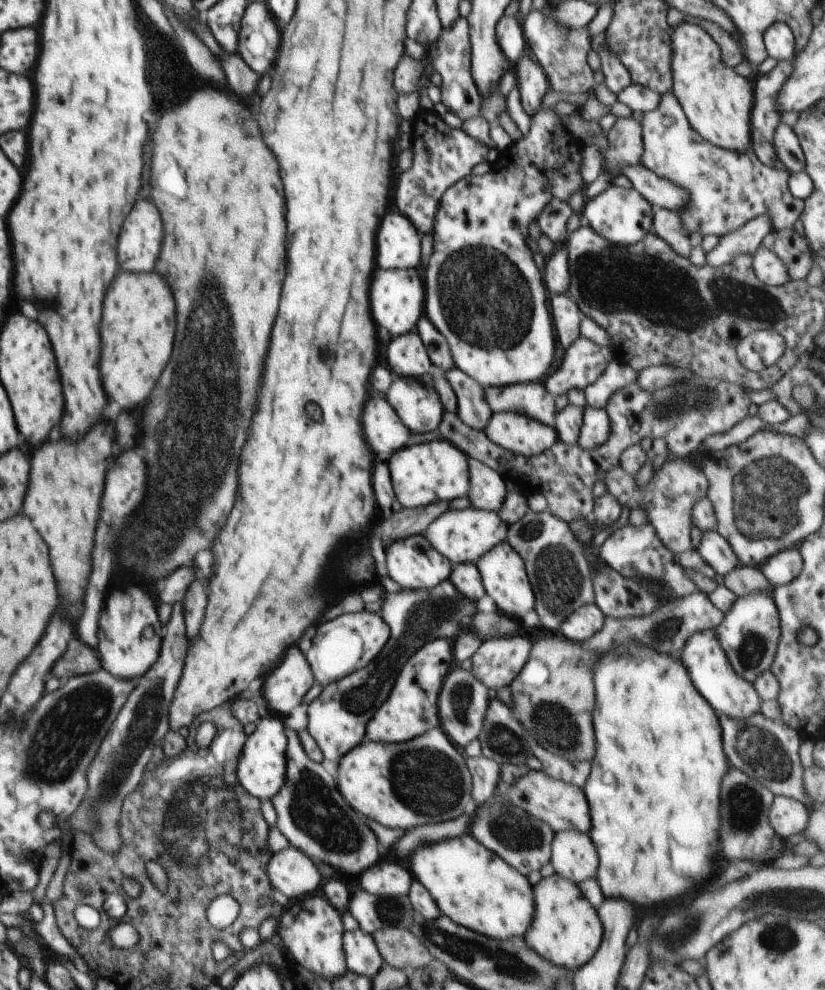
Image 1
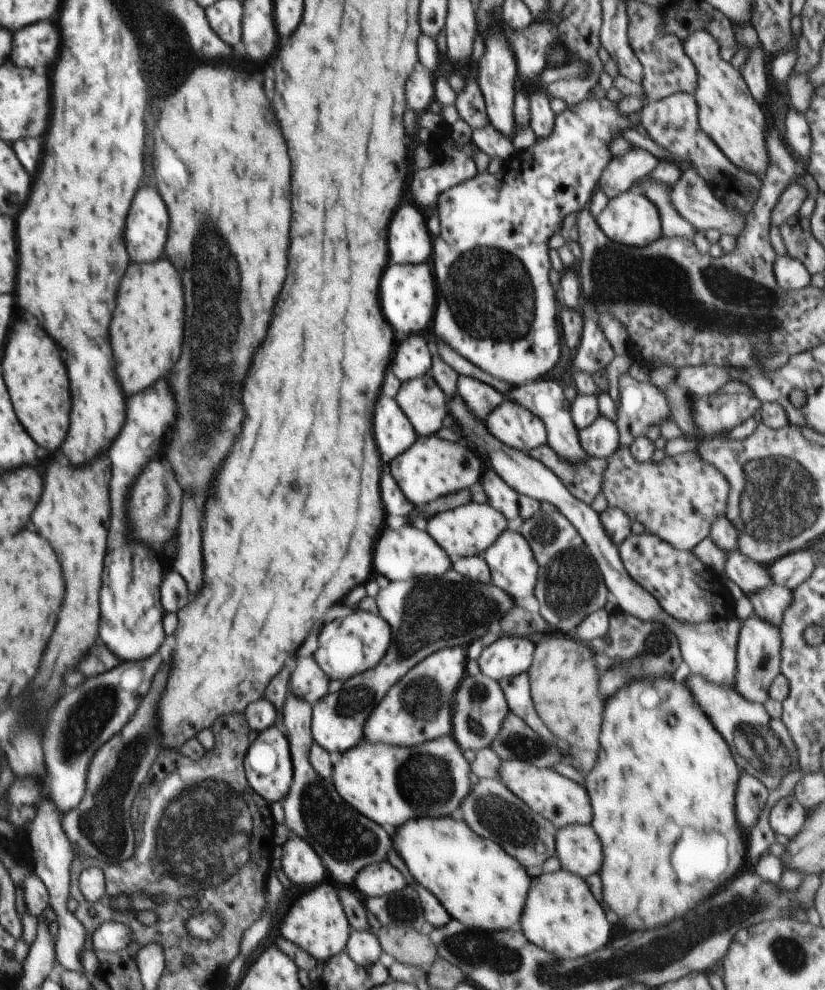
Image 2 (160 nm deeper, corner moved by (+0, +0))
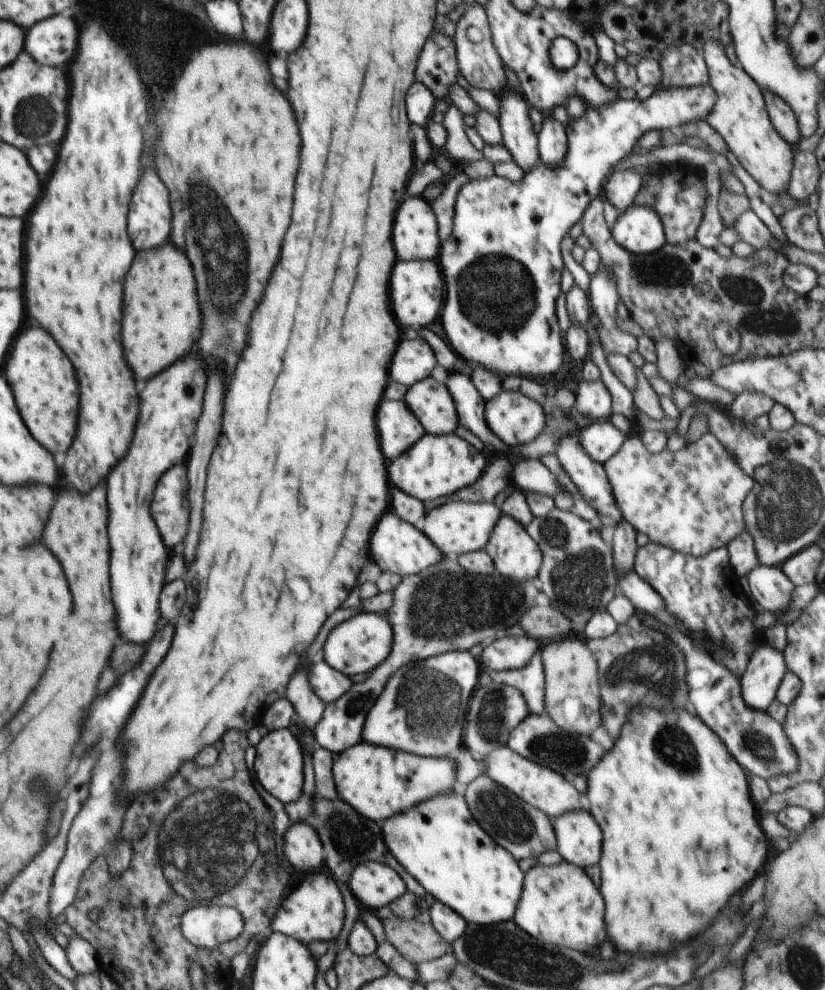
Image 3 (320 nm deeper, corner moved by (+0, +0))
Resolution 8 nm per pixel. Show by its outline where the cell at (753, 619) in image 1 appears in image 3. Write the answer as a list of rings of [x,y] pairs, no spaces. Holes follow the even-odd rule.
[[[767,641],[754,646],[746,672],[742,672],[742,678],[739,679],[746,706],[766,712],[776,699],[778,686],[786,672],[785,659],[780,650],[773,648]]]

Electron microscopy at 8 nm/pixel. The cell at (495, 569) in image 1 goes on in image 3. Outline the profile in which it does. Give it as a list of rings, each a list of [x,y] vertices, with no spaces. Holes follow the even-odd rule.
[[[504,513],[498,518],[498,522],[490,534],[485,552],[492,558],[495,572],[504,578],[514,580],[514,582],[533,581],[540,572],[543,560],[538,544],[530,538],[526,527],[518,524],[512,516],[508,517]]]

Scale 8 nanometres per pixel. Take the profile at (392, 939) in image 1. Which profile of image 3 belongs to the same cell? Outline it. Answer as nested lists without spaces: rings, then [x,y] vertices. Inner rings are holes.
[[[395,915],[380,920],[390,945],[394,946],[398,954],[402,954],[402,958],[412,963],[441,958],[450,950],[449,943],[432,924],[424,924],[416,919],[408,921]]]

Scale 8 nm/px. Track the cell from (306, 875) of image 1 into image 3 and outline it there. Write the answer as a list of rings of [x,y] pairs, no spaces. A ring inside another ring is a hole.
[[[306,821],[290,824],[284,834],[284,855],[295,870],[310,874],[325,869],[322,842]]]

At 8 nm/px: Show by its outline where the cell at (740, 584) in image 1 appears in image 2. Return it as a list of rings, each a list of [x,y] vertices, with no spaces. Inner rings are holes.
[[[772,584],[752,595],[746,595],[753,604],[758,617],[780,628],[785,610],[793,601],[793,590]]]

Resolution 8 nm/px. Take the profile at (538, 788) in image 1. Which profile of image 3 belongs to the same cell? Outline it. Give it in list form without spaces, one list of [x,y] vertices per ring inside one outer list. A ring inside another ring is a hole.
[[[508,747],[495,749],[488,755],[484,755],[484,770],[482,772],[499,786],[506,788],[522,801],[546,814],[552,821],[566,812],[584,810],[580,803],[582,793],[564,776],[540,764],[526,760]]]

